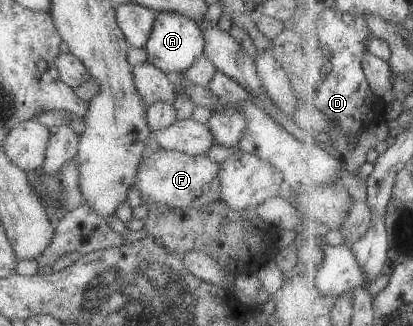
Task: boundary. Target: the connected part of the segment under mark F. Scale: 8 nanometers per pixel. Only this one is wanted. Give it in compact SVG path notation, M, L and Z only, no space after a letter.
M157 147L145 160L138 164L134 184L144 204L163 204L176 210L204 207L218 200L219 180L217 172L221 163L209 159L206 155L188 154Z

